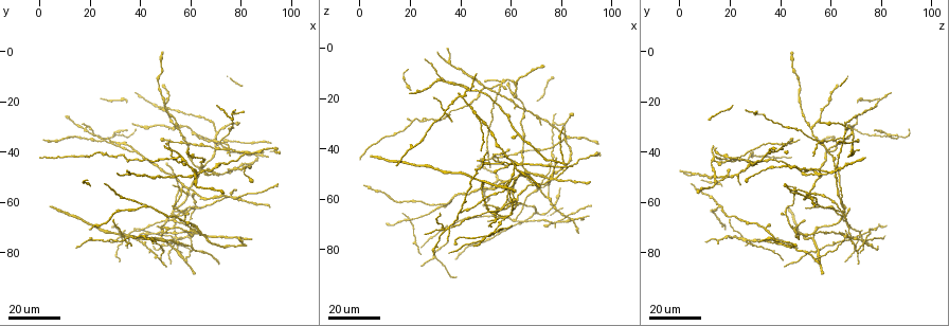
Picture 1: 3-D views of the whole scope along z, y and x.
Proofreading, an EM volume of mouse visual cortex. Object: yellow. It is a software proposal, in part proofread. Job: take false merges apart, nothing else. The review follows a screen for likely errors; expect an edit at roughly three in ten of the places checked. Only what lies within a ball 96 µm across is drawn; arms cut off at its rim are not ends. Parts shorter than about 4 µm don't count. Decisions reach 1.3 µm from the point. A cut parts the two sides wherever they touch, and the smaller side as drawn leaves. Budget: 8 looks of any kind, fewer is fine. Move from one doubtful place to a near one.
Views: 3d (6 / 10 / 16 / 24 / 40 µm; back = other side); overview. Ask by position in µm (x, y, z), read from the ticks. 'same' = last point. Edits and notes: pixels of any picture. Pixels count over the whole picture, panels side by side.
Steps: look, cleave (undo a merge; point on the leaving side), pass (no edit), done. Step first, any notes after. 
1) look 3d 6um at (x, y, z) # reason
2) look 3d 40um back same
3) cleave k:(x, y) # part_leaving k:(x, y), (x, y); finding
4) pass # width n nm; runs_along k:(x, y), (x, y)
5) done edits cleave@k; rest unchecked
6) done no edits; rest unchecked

look 3d 16um at (62, 33, 68) # a fork

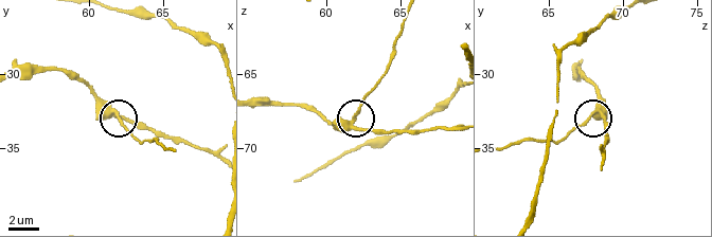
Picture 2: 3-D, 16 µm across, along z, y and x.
look 3d 10um at (61.6, 32.6, 68.2) # zoom in

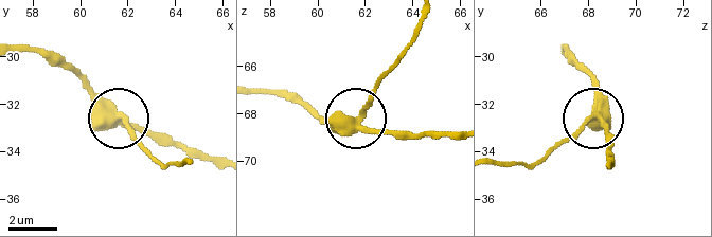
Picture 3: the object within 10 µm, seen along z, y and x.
cleave 3:(131, 139) # arms 3; a second cell is stuck on

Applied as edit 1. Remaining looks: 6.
look overview

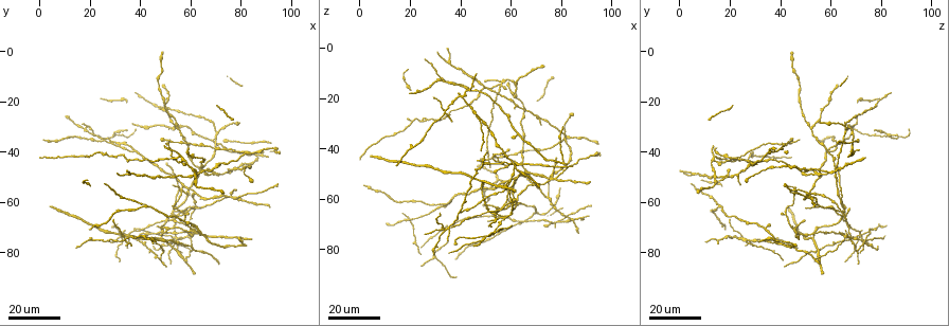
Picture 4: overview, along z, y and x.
look 3d 24um at (62, 71, 47)

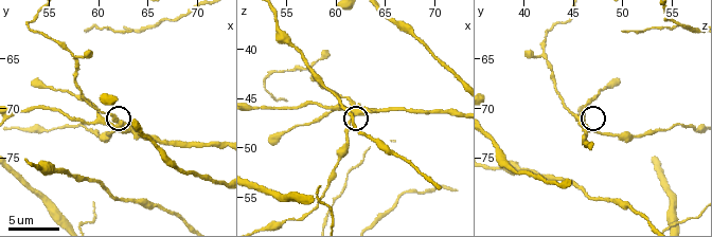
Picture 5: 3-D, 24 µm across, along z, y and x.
look 3d 10um at (62.6, 71.6, 45.8)

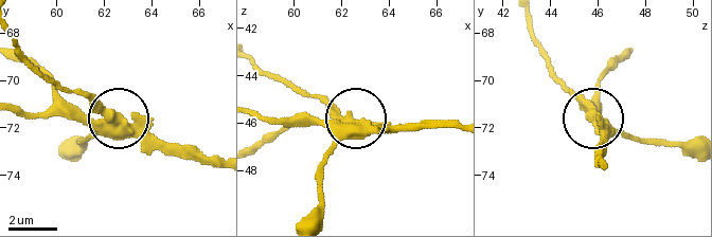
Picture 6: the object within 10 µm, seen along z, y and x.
cleave 6:(102, 104) # part_leaving 6:(125, 123), (48, 80), (20, 44); two cells meet here

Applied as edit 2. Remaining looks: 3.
look 3d 24um at (41, 73, 18) # branch point

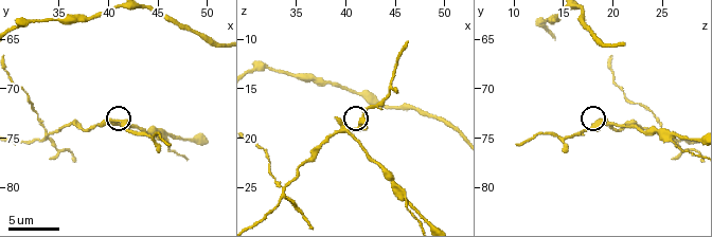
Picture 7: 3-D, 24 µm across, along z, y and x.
look 3d 10um at (40.8, 73.4, 19.2) # closer look

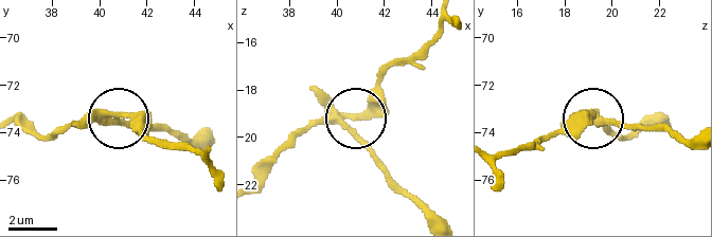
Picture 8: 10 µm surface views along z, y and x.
cleave 8:(66, 124) # side_arm 12 um; part_leaving 8:(95, 116), (45, 134), (19, 123); two cells meet here

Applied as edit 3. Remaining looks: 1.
done edits cleave@3, cleave@6, cleave@8; rest unchecked

